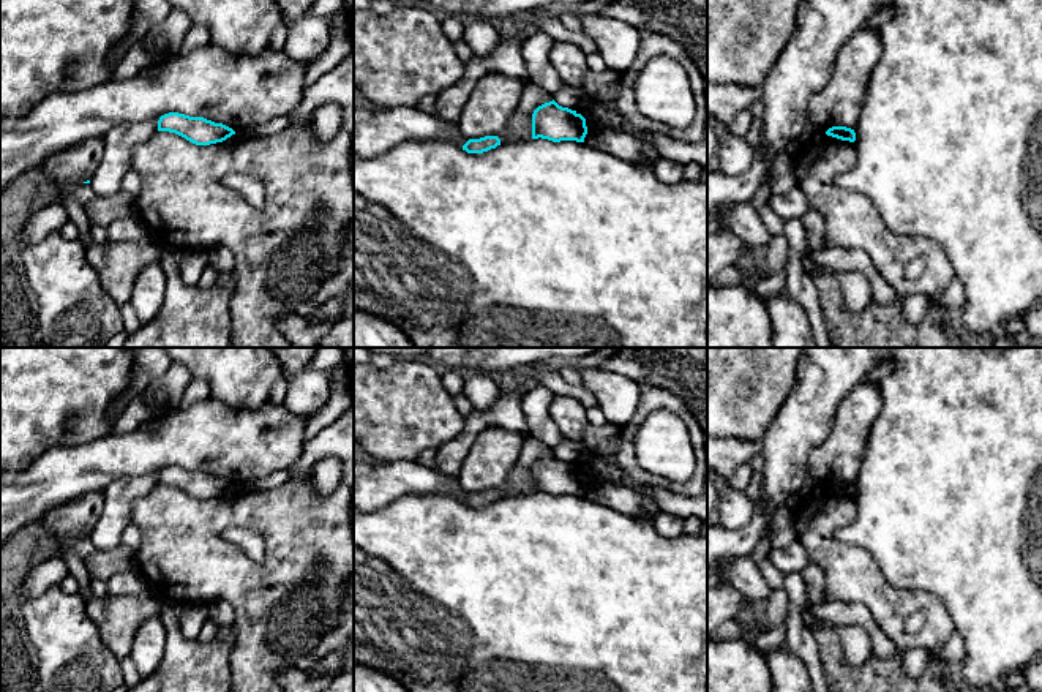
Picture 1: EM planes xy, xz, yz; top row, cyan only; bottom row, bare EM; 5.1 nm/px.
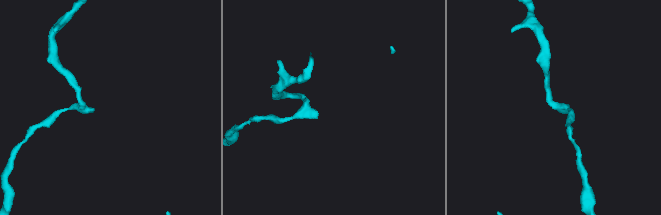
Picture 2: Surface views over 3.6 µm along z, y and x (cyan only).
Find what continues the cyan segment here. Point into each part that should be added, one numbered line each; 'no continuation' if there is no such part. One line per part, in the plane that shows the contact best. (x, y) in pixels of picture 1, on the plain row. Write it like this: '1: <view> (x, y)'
no continuation

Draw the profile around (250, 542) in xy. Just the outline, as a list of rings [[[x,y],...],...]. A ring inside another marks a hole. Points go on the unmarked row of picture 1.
[[[229,528],[223,532],[223,537],[237,545],[251,561],[264,561],[265,542],[257,531],[248,528]]]

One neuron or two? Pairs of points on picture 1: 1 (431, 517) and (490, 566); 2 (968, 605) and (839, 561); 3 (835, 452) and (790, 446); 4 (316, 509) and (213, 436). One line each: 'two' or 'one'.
1: one
2: two
3: two
4: two

